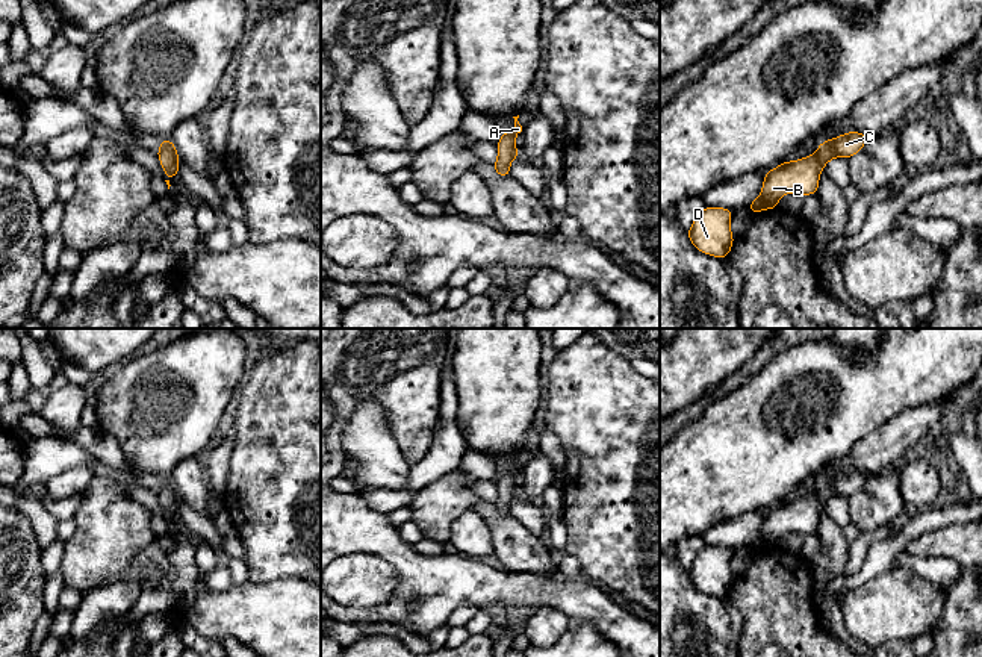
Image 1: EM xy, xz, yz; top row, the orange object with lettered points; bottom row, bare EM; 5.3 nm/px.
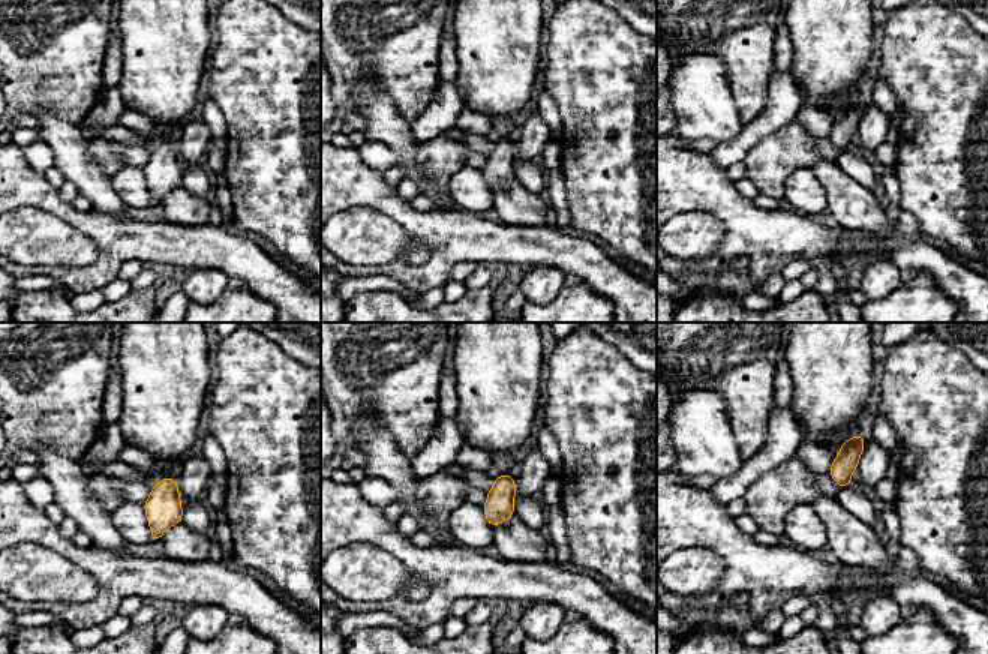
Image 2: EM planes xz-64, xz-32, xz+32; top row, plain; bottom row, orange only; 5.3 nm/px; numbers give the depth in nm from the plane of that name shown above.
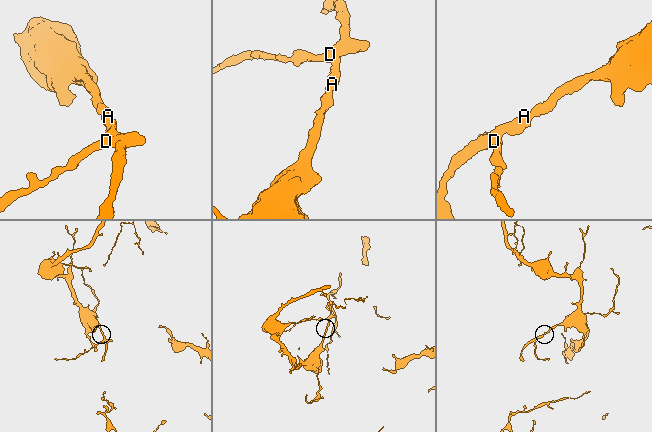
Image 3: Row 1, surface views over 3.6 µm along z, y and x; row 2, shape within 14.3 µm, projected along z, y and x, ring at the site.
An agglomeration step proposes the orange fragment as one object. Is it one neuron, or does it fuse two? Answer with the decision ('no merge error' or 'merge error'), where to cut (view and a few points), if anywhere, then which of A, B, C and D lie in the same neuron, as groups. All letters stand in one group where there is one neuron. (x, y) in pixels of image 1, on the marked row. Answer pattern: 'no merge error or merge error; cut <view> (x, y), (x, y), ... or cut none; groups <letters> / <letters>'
no merge error; cut none; groups A B C D

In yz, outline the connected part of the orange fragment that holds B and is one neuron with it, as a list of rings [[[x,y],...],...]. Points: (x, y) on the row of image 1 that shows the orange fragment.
[[[847,132],[819,144],[814,156],[785,160],[764,173],[761,195],[746,207],[750,213],[757,213],[766,209],[778,209],[778,200],[788,192],[797,195],[817,194],[823,167],[834,157],[852,157],[864,148],[867,139],[869,136],[861,132]]]

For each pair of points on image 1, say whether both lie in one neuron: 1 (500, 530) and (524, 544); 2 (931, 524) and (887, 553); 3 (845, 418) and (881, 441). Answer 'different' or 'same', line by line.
1: same
2: same
3: different

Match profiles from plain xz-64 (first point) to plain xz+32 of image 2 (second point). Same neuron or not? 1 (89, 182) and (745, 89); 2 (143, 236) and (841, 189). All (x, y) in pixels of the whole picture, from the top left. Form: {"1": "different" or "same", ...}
{"1": "different", "2": "different"}

